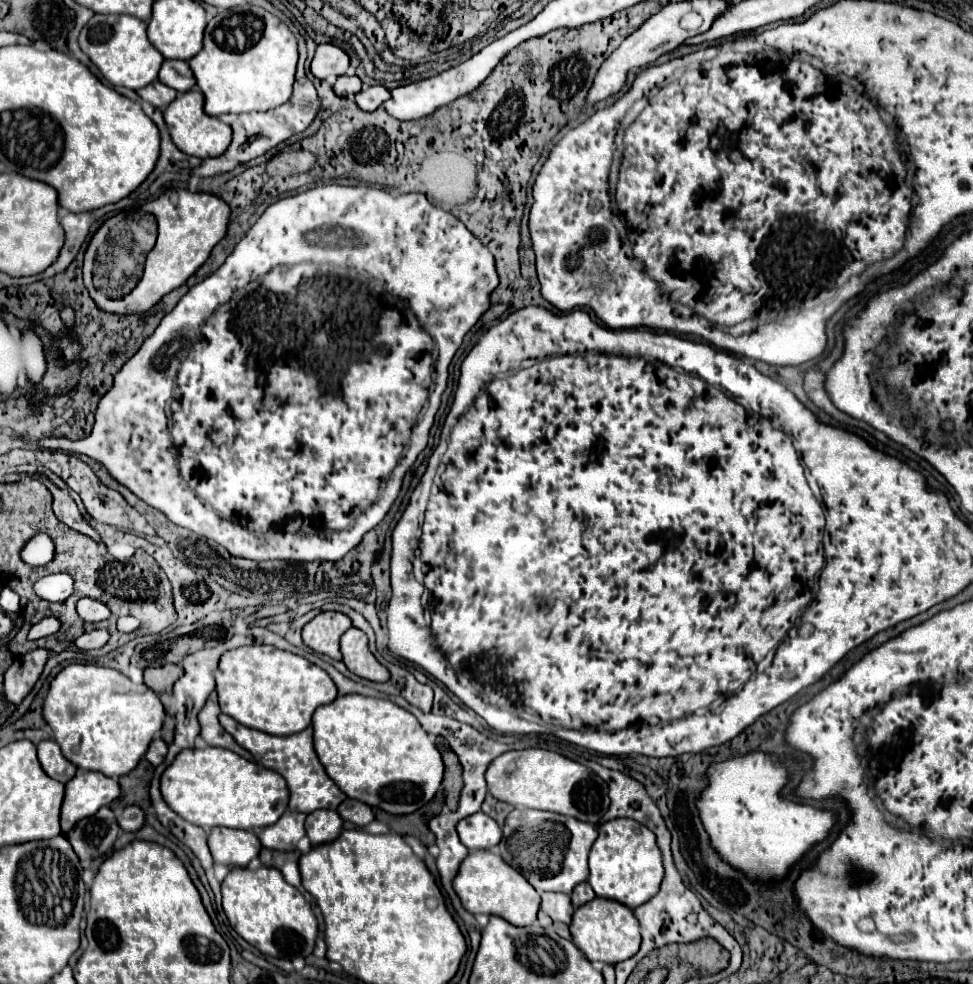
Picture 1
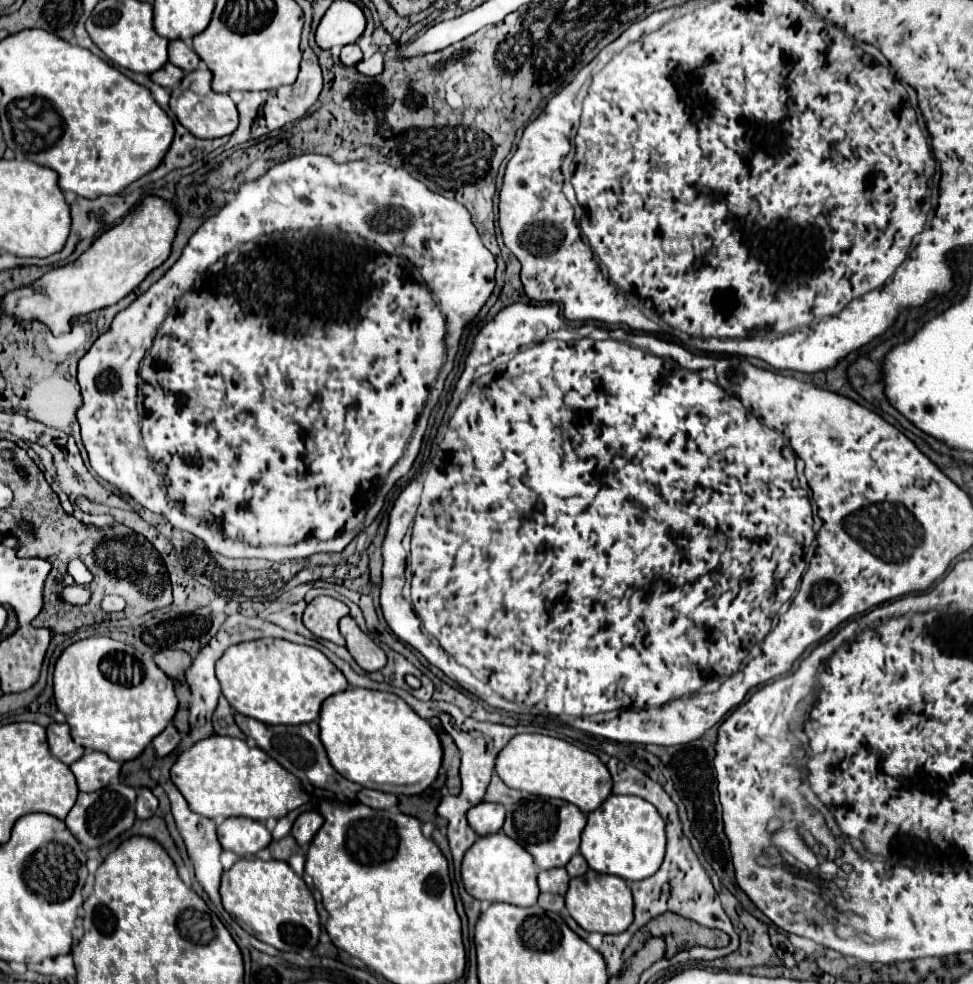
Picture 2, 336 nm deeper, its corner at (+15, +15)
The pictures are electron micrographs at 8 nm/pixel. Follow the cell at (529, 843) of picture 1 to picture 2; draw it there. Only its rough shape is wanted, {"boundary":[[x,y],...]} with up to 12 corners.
{"boundary":[[527,795],[501,831],[539,869],[579,853],[587,817],[561,799]]}

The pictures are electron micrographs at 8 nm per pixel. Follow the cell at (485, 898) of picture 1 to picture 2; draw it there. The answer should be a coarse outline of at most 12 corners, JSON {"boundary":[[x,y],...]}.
{"boundary":[[505,833],[479,837],[461,879],[479,901],[537,903],[533,857]]}

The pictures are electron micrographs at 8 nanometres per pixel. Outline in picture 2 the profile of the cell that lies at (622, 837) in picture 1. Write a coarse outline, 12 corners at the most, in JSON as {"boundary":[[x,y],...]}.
{"boundary":[[611,795],[581,833],[597,873],[641,881],[665,855],[665,821]]}

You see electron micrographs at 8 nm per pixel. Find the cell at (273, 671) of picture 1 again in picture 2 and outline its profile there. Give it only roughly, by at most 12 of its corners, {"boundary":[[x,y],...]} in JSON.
{"boundary":[[231,645],[223,697],[269,725],[301,725],[347,689],[319,651]]}

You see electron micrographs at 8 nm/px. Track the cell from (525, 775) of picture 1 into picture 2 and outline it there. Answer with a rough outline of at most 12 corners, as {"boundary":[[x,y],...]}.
{"boundary":[[517,735],[495,773],[511,789],[591,813],[611,795],[589,751]]}

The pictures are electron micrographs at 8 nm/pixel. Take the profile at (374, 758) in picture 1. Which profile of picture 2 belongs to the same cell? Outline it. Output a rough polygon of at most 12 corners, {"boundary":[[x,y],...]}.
{"boundary":[[349,687],[321,705],[333,769],[419,795],[437,733],[393,693]]}

